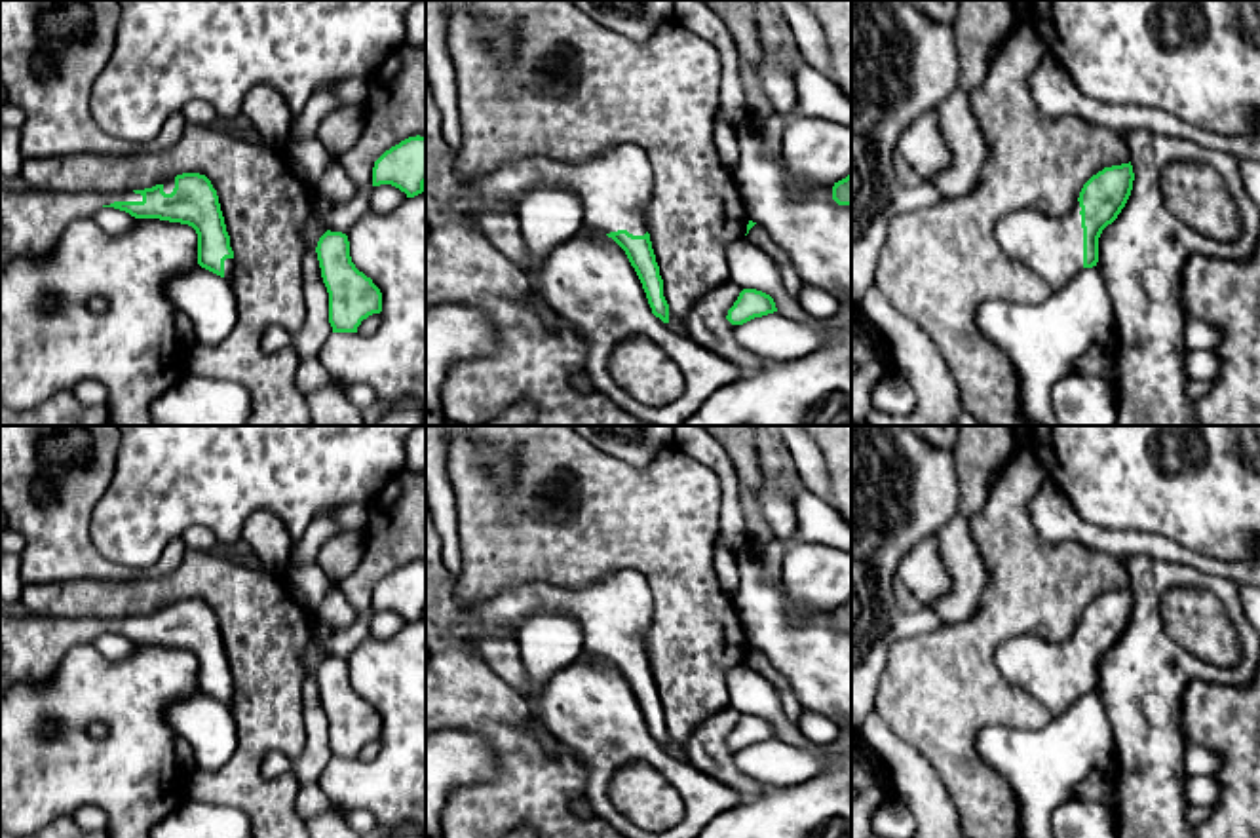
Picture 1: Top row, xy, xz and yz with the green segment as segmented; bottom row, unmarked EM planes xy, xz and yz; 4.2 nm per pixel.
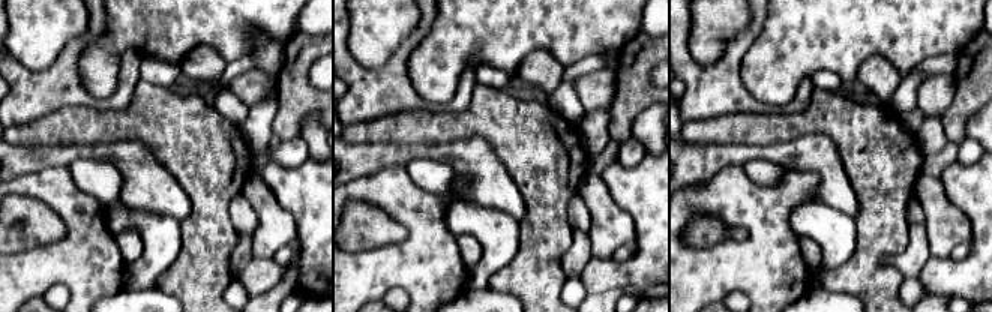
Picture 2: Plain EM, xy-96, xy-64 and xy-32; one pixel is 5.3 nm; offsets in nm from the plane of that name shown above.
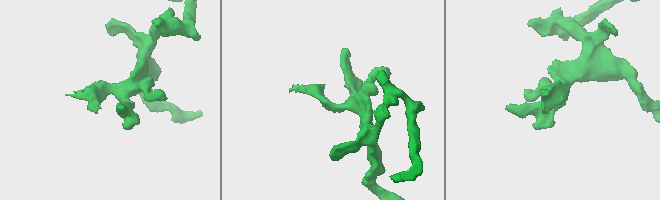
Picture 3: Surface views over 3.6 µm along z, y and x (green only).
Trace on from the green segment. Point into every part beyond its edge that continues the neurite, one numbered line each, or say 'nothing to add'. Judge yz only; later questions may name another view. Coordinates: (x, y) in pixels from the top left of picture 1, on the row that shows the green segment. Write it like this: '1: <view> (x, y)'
1: yz (1051, 246)

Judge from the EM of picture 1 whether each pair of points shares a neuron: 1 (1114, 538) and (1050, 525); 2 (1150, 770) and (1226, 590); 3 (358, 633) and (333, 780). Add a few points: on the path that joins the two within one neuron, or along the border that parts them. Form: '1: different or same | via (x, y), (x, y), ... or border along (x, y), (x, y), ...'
1: same | via (1099, 538), (1065, 525)
2: same | via (1148, 707), (1148, 597), (1164, 582)
3: different | border along (369, 637), (346, 660)

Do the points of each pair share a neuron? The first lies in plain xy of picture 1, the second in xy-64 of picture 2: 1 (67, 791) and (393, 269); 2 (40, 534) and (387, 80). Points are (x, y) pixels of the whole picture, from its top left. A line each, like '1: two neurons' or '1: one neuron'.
1: one neuron
2: one neuron

